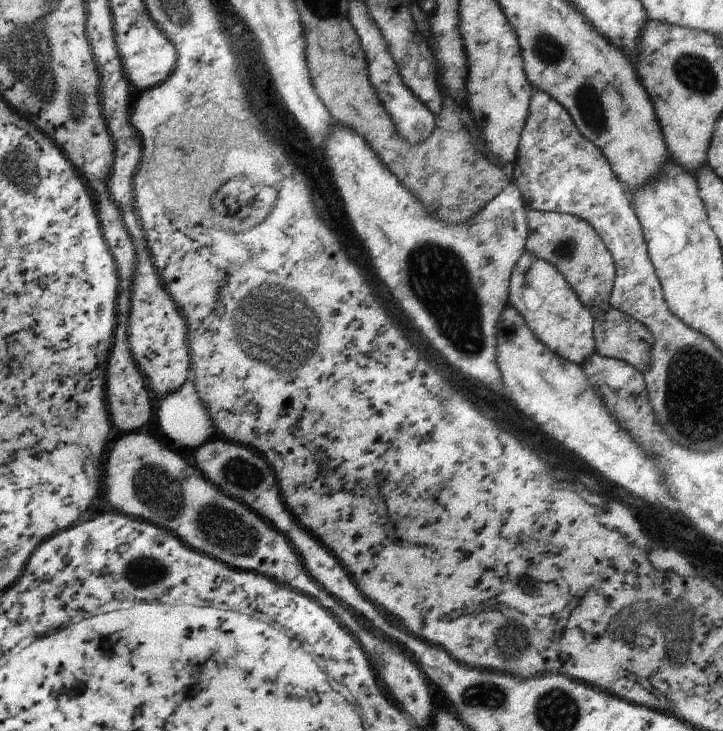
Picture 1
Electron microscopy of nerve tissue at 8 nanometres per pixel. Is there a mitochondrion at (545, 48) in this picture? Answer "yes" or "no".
yes

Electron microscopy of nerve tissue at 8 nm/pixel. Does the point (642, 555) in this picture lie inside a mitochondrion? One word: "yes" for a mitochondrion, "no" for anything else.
no

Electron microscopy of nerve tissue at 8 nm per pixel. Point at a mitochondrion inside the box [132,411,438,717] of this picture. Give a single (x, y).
(156, 500)

